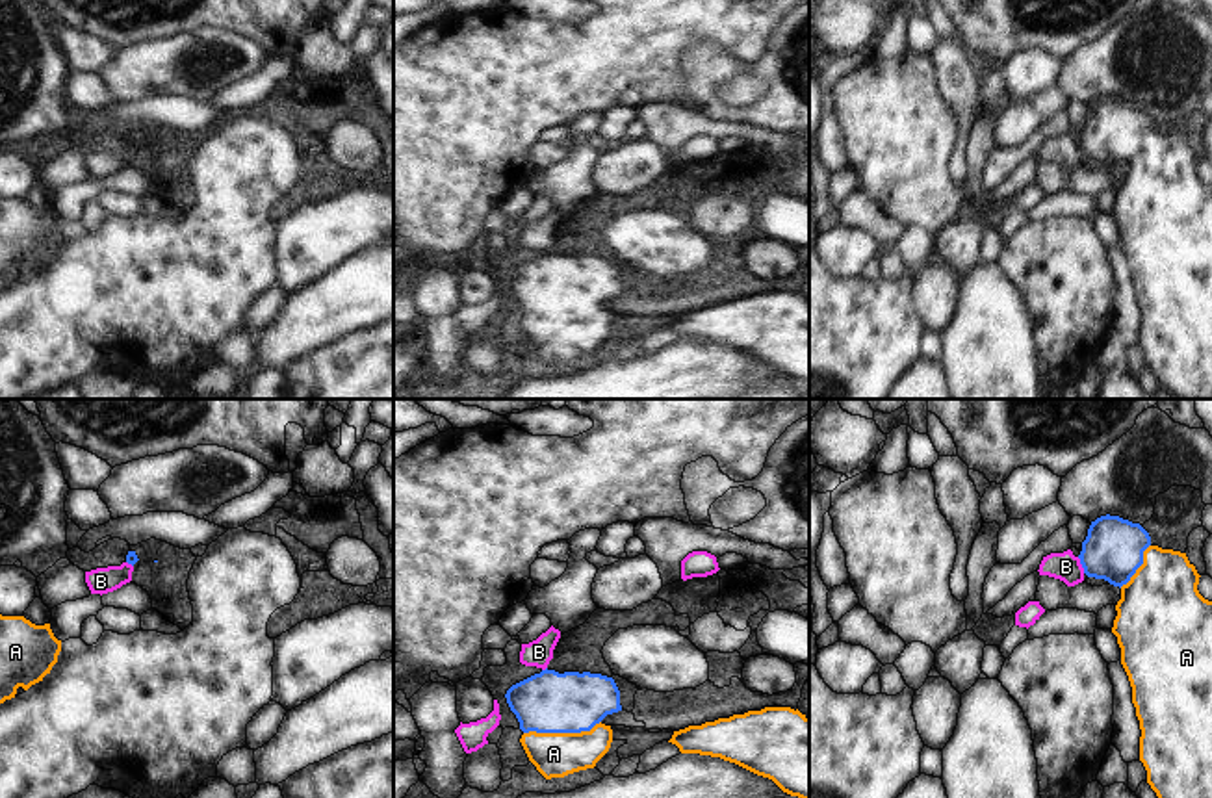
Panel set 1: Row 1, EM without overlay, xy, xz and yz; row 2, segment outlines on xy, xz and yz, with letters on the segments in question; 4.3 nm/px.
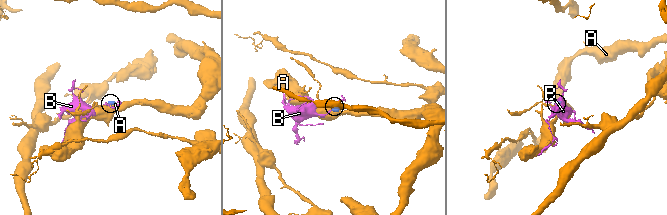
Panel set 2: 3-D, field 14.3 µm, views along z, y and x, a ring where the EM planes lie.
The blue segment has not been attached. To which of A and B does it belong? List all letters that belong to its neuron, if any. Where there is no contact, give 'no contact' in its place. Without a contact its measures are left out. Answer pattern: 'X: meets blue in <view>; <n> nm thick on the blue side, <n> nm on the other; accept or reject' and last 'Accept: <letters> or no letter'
A: meets blue in xz; 260 nm thick on the blue side, 190 nm on the other; accept
B: meets blue in yz; 260 nm thick on the blue side, 120 nm on the other; reject
Accept: A

